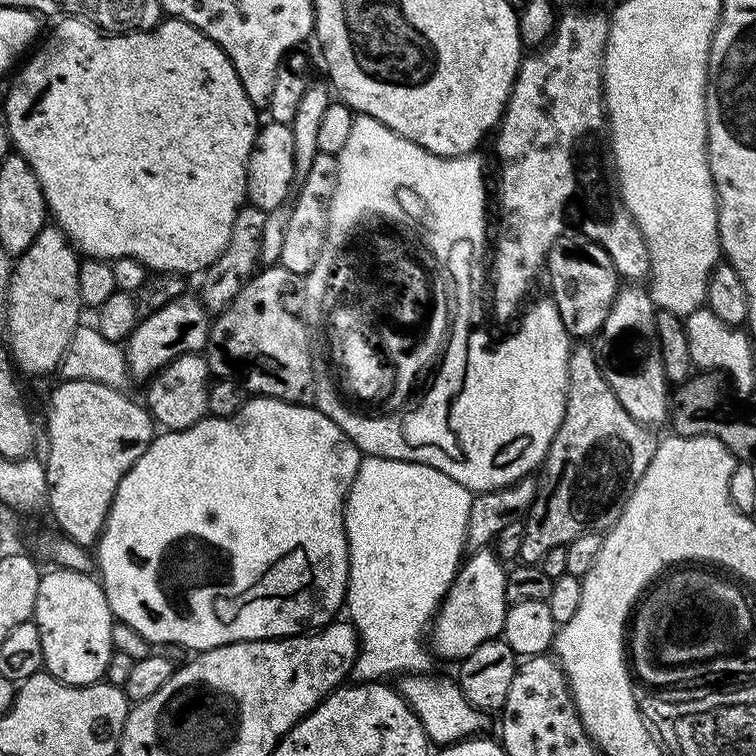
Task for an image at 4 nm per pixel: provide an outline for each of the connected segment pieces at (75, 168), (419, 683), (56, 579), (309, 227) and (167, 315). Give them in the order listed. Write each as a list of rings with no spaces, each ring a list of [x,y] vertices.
[[[83,18],[61,20],[64,21],[49,34],[48,41],[28,61],[25,59],[19,65],[20,73],[13,78],[12,89],[4,100],[3,120],[13,149],[26,158],[34,174],[38,174],[38,182],[44,191],[55,227],[61,228],[85,257],[94,260],[113,262],[118,259],[136,259],[153,273],[203,273],[219,258],[222,250],[226,250],[234,230],[234,218],[238,218],[238,210],[246,203],[248,159],[258,131],[258,109],[250,102],[250,98],[246,98],[246,90],[242,90],[242,82],[230,58],[209,36],[184,20],[164,18],[148,32],[128,30],[120,34],[124,36],[108,36],[112,34],[105,34]]]
[[[404,674],[399,677],[398,691],[419,718],[424,733],[433,745],[456,744],[460,740],[475,737],[487,726],[489,717],[470,706],[455,679],[443,680],[433,674]]]
[[[56,568],[55,570],[45,571],[38,582],[38,598],[36,599],[36,611],[34,613],[34,623],[38,626],[38,634],[42,634],[42,654],[44,655],[44,668],[55,680],[61,680],[63,684],[95,684],[105,679],[104,671],[108,668],[108,663],[112,660],[112,624],[114,617],[110,606],[106,602],[106,594],[99,581],[93,578],[88,572],[75,572],[69,568]]]
[[[319,152],[310,166],[310,174],[302,181],[296,202],[291,203],[292,214],[288,223],[288,237],[283,243],[279,267],[285,268],[294,278],[305,278],[314,270],[318,258],[322,257],[327,242],[331,199],[338,183],[338,162],[336,157]]]
[[[195,295],[179,296],[156,312],[149,313],[136,325],[134,334],[123,345],[128,370],[138,381],[151,381],[160,375],[169,364],[188,352],[203,353],[210,343],[212,320],[210,313]]]

